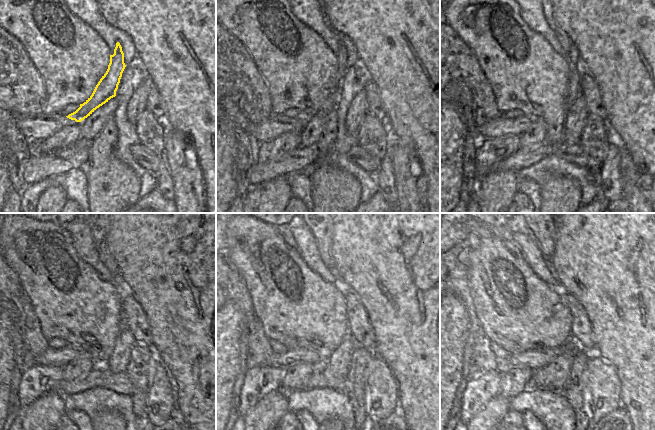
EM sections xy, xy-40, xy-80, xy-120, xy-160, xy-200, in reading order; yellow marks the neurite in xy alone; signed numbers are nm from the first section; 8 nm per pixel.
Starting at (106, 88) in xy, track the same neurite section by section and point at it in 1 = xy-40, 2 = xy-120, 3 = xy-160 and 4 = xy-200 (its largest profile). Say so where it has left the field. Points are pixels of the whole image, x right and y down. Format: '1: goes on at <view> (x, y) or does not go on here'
1: goes on at xy-40 (341, 57)
2: goes on at xy-120 (99, 233)
3: goes on at xy-160 (322, 233)
4: goes on at xy-200 (545, 233)

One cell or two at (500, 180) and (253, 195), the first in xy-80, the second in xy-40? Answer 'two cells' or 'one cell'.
two cells

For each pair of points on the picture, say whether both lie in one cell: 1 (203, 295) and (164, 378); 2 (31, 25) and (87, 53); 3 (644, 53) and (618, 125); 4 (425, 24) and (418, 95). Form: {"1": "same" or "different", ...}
{"1": "different", "2": "same", "3": "same", "4": "same"}

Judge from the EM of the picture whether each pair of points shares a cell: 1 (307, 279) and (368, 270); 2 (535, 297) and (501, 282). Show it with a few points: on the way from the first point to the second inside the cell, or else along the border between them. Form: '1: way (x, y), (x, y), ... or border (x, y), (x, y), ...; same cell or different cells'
1: border (339, 284), (344, 289); different cells
2: way (526, 306), (509, 291); same cell

